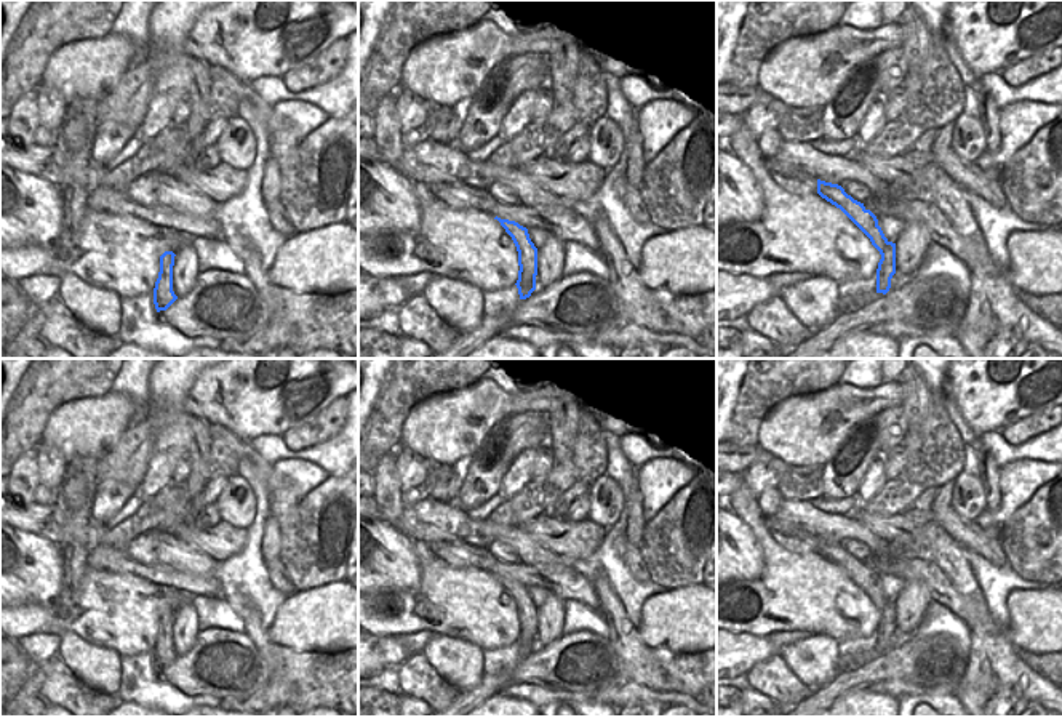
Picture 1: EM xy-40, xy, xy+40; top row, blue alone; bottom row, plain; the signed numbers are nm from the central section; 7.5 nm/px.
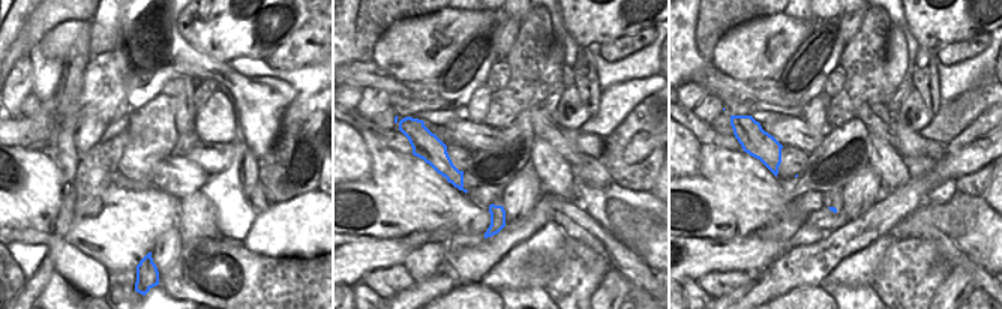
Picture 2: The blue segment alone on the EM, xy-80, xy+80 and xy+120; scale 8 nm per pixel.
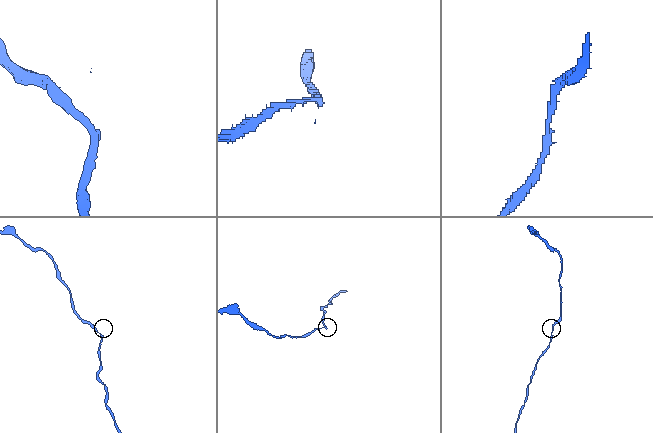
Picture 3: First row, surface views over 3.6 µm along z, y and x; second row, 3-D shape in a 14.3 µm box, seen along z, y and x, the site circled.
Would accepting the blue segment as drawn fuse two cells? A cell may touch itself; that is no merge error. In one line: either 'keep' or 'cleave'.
cleave

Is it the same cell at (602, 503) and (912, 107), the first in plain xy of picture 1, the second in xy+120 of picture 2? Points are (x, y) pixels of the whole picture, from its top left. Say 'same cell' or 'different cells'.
same cell

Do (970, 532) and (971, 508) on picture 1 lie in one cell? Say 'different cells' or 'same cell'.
different cells

